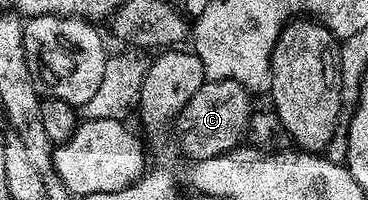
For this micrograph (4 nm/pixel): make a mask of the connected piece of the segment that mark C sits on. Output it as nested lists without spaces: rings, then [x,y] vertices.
[[[233,80],[204,81],[201,88],[185,104],[179,113],[178,149],[191,157],[192,163],[209,160],[213,156],[221,156],[225,152],[236,149],[244,141],[247,132],[247,122],[253,113],[251,107],[252,95],[240,82]]]

